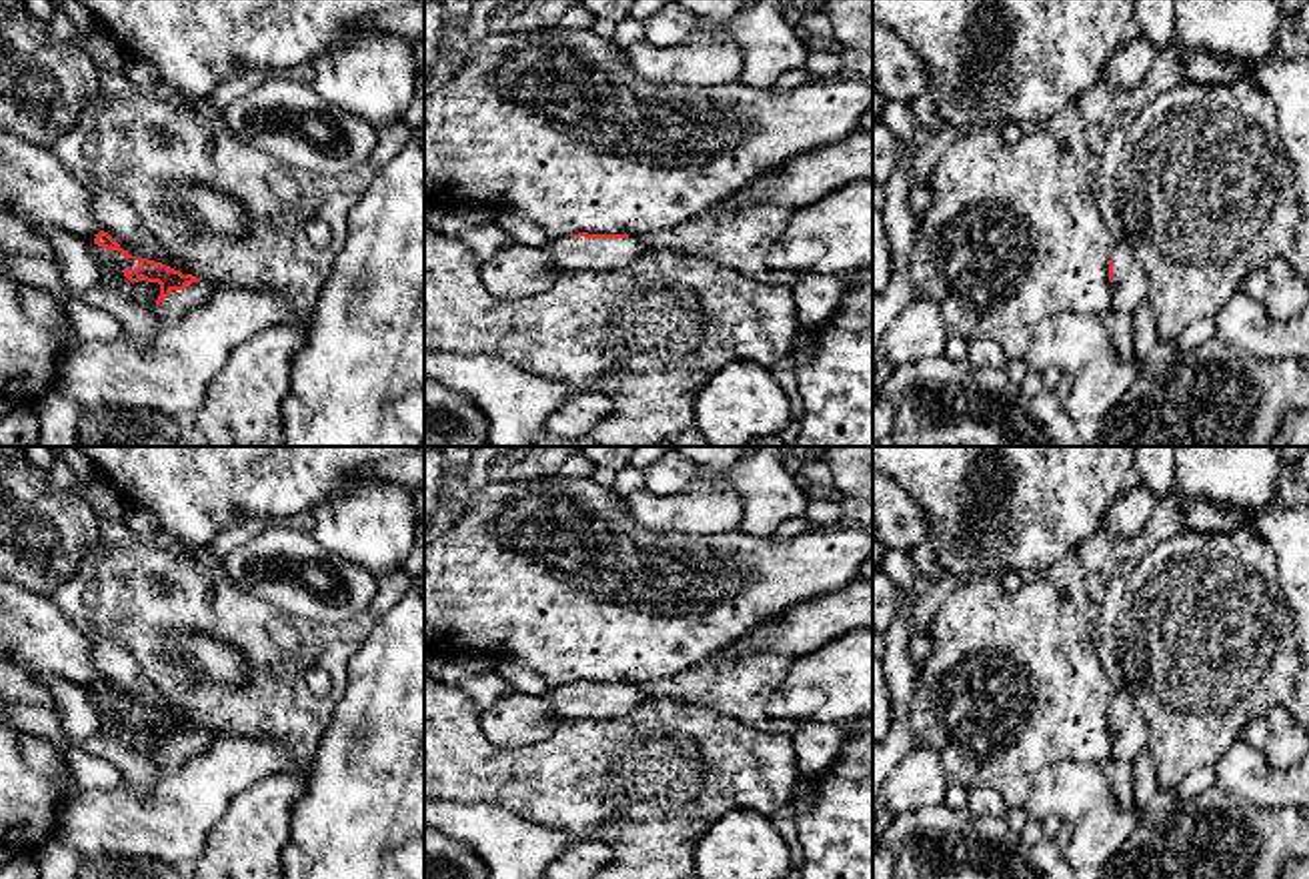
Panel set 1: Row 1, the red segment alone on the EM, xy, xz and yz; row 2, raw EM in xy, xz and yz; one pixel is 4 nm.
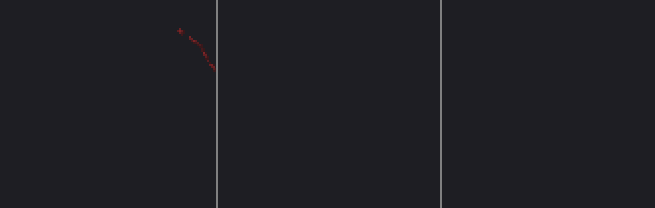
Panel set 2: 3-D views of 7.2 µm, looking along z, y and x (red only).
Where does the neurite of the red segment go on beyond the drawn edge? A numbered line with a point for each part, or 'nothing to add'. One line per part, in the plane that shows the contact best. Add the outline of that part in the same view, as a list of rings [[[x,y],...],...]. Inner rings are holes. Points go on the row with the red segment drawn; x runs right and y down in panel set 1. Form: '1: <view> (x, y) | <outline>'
1: xz (571, 253) | [[[562,236],[548,238],[542,246],[548,268],[566,270],[618,270],[638,260],[650,250],[650,244],[638,236],[628,238],[584,238]]]

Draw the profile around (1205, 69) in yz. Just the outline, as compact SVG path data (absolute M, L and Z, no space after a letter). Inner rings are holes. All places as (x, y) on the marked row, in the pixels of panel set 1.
M1183 50L1181 72L1183 80L1205 86L1231 84L1245 78L1241 66L1227 64L1217 54L1197 50Z

